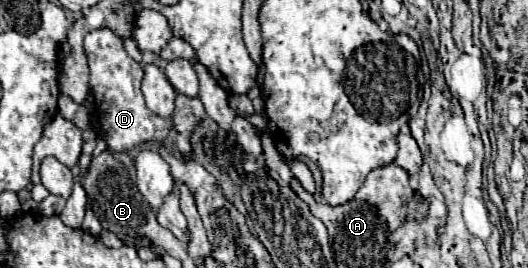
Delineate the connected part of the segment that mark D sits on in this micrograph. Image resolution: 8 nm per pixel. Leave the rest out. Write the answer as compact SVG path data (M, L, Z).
M106 28L92 30L84 36L84 52L90 68L90 90L98 112L98 122L94 122L94 126L108 138L108 150L122 152L146 140L164 140L170 130L170 120L164 120L146 108L140 92L140 82L144 76L142 66L126 54L120 36Z

